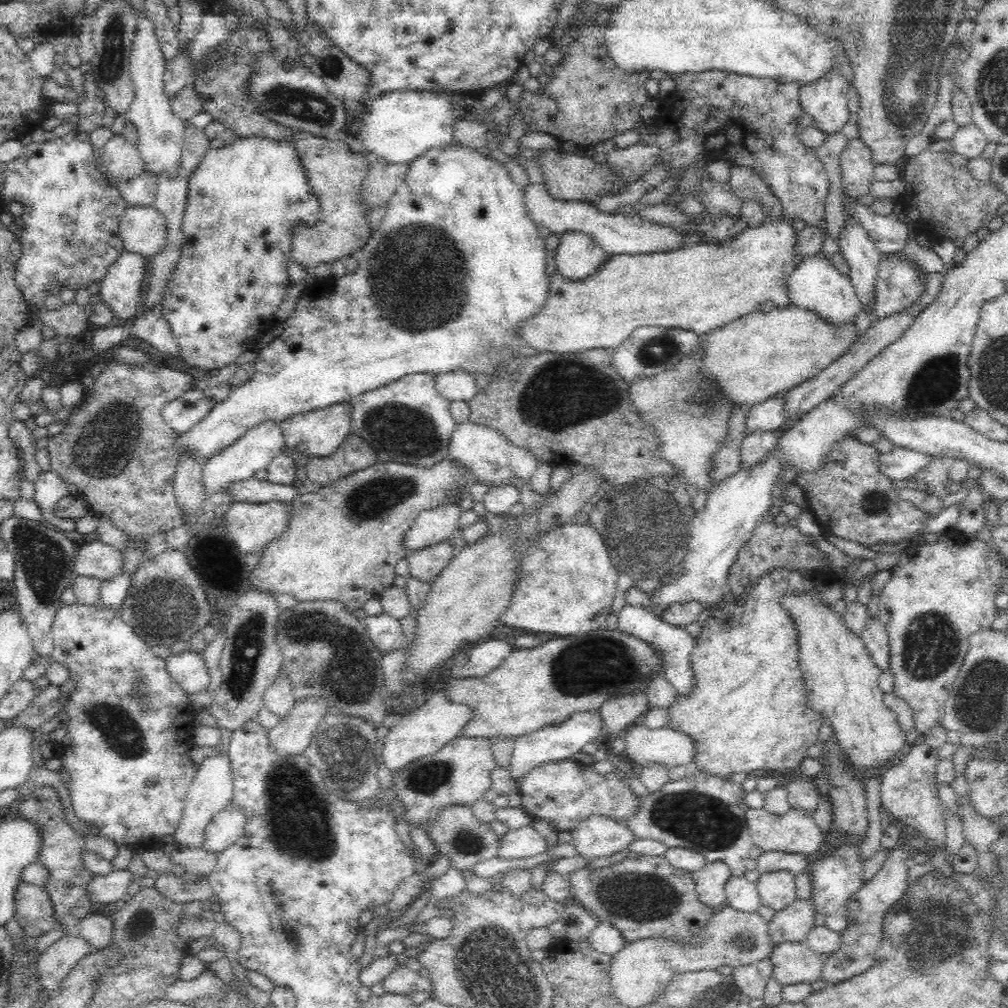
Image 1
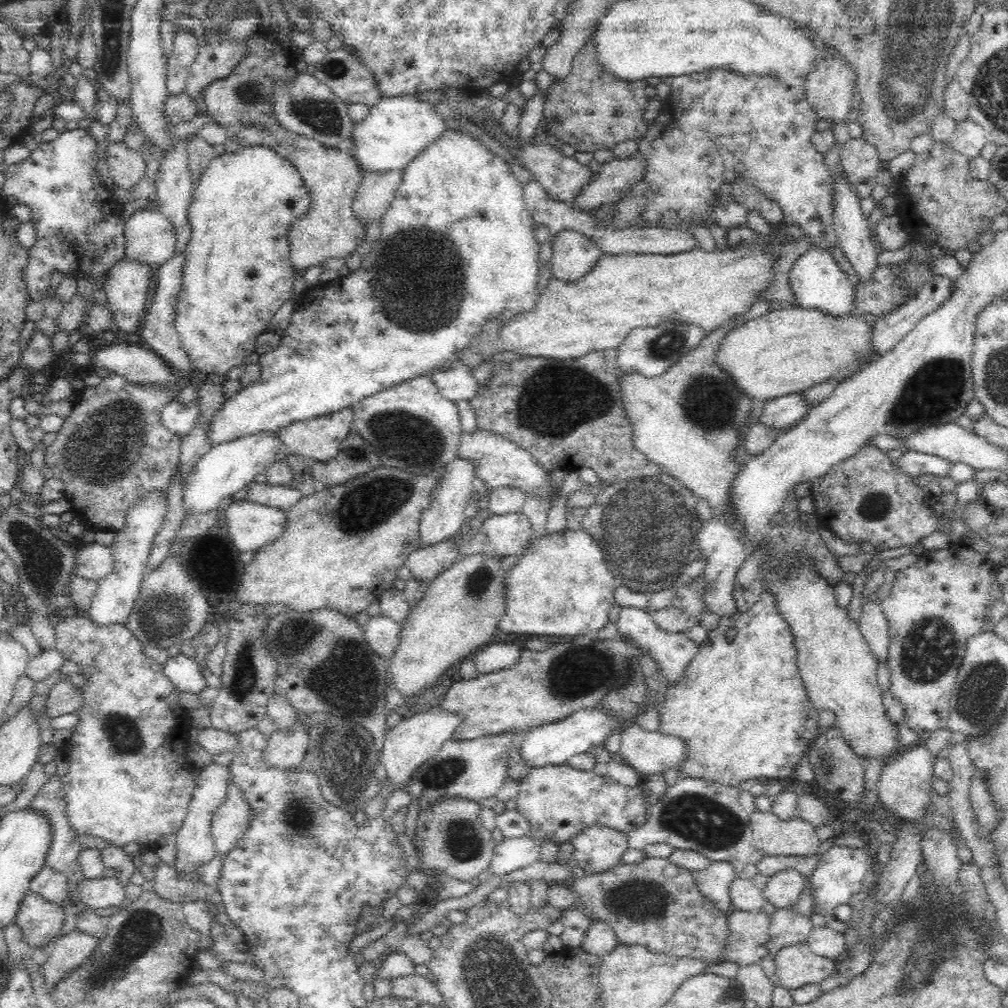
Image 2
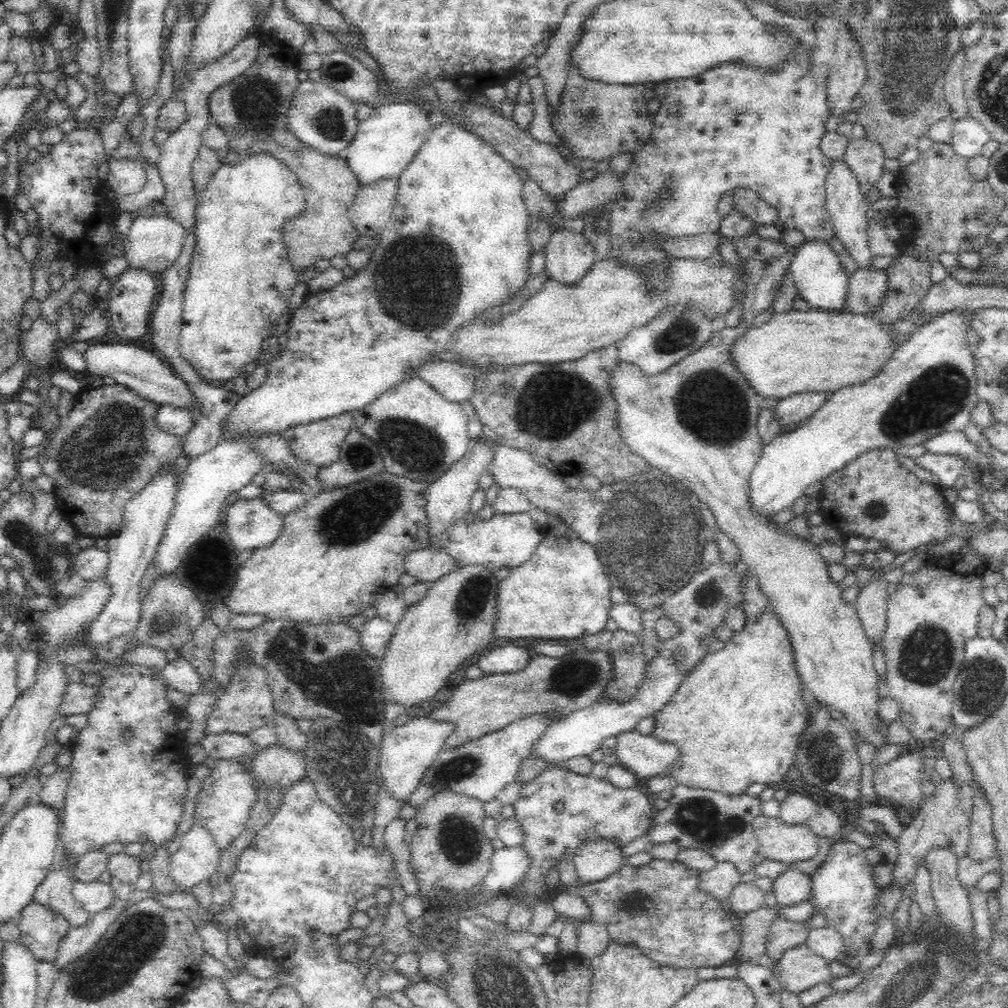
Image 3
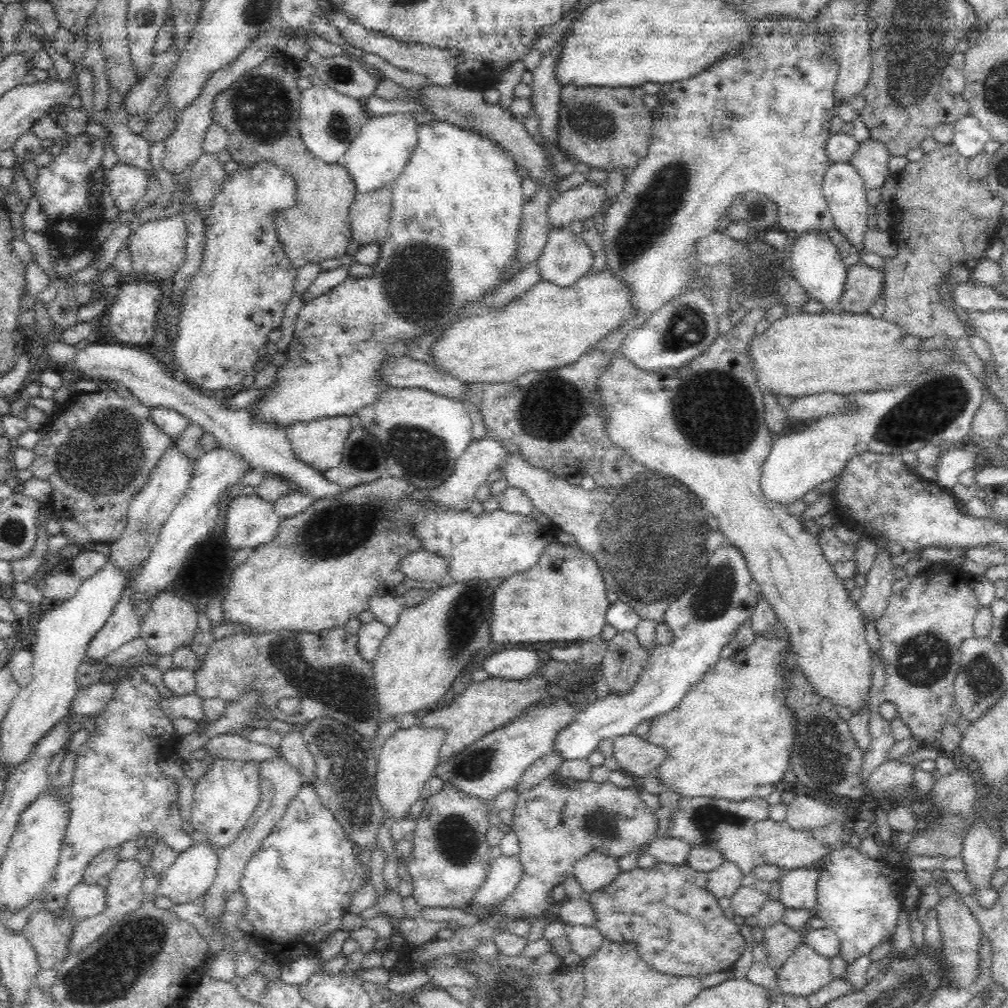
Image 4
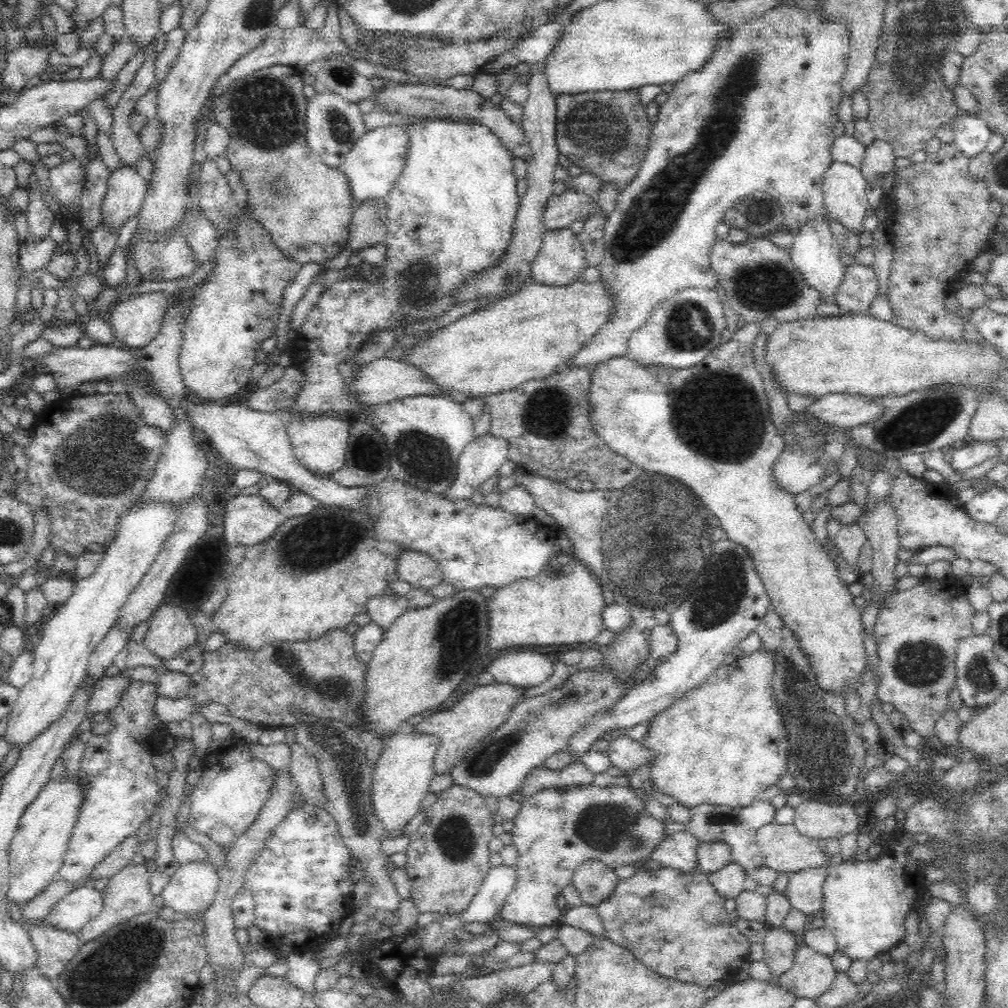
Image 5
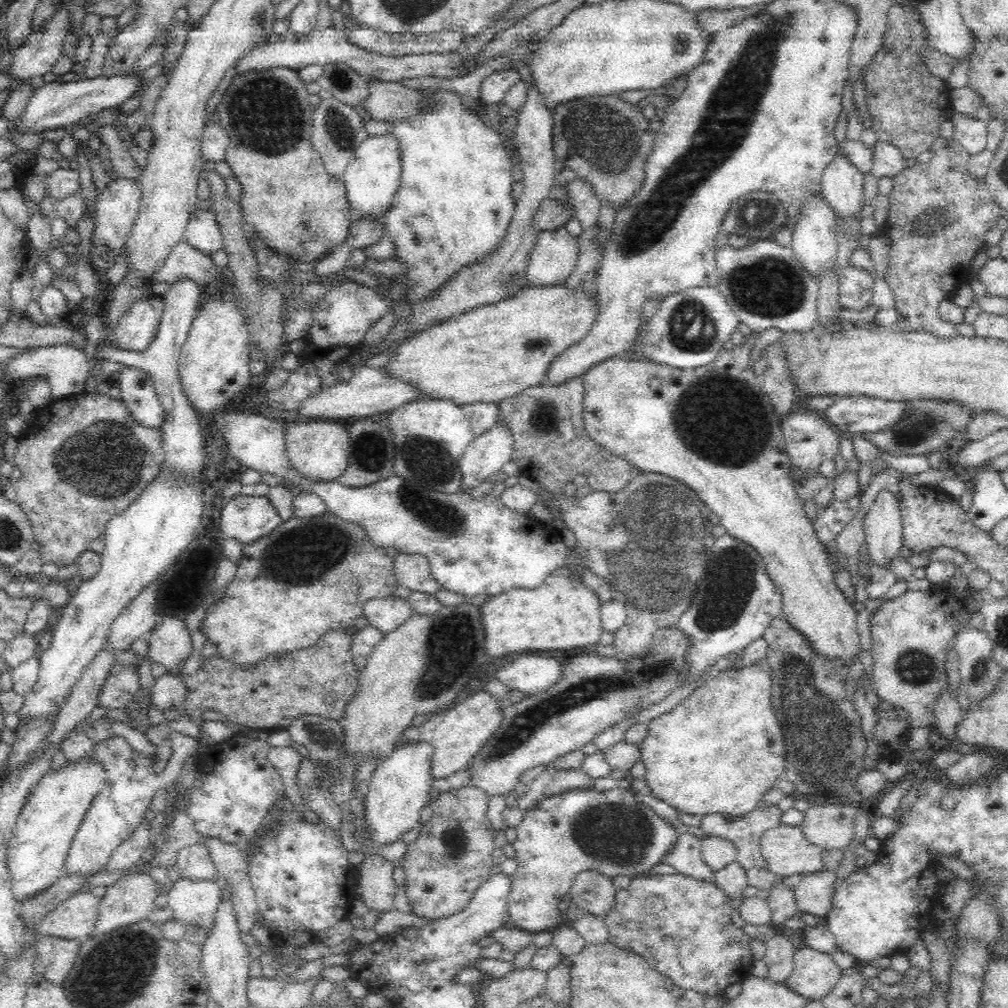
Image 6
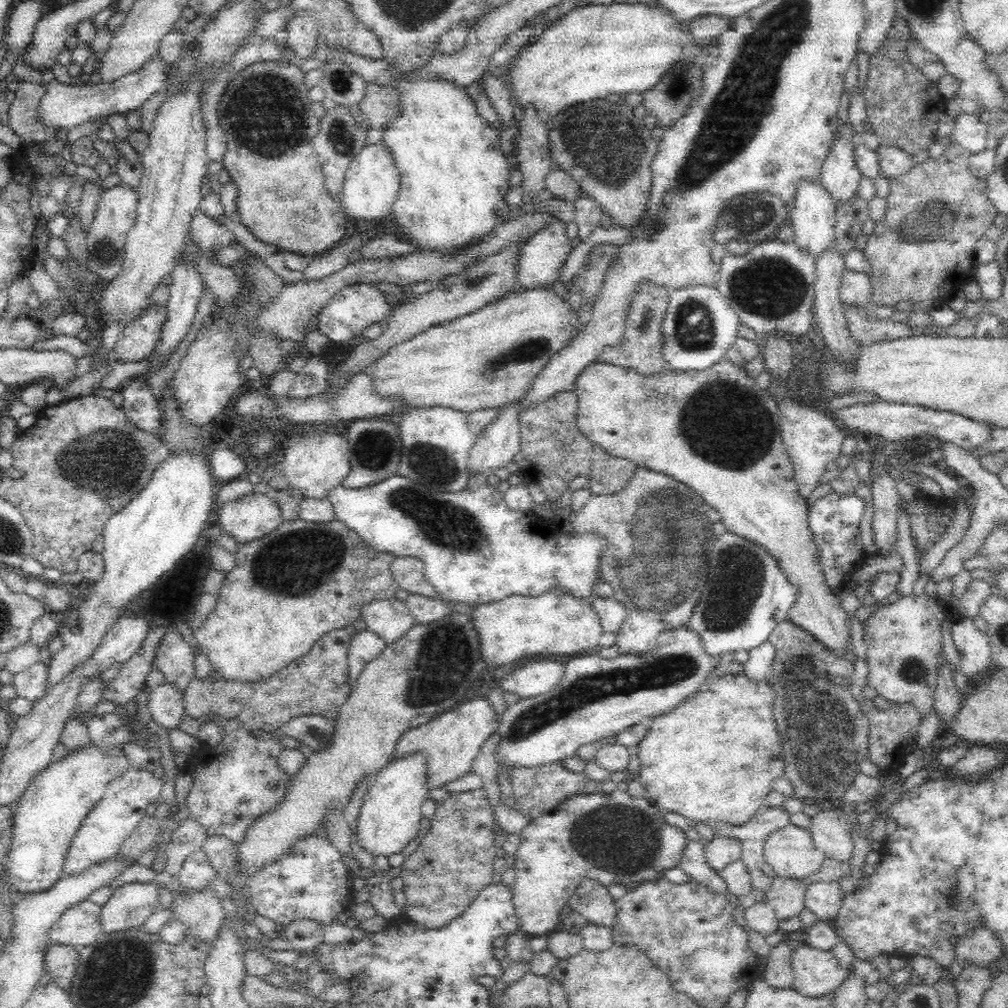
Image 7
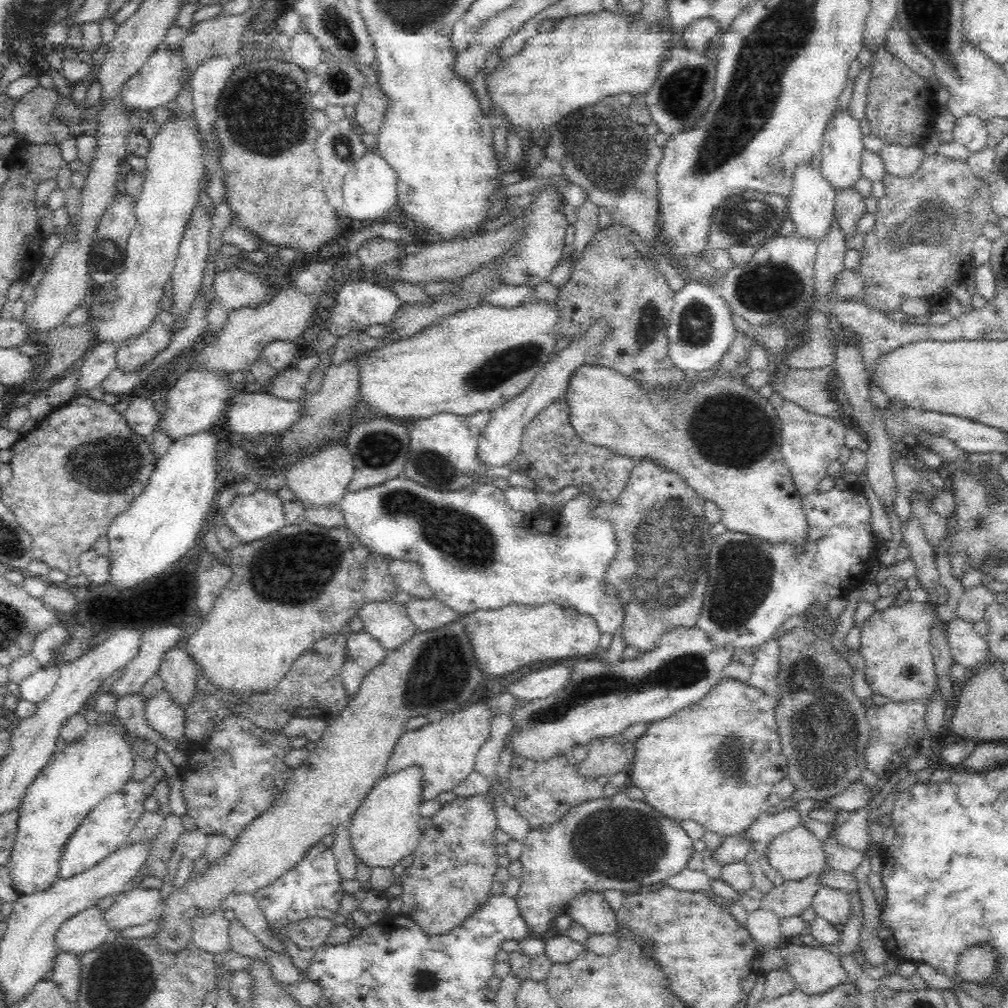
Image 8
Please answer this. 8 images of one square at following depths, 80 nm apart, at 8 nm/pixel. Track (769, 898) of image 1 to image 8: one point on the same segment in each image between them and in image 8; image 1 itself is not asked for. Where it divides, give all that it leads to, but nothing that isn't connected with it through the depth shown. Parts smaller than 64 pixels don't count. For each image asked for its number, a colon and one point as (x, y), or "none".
2: (782, 890)
3: (790, 888)
4: (798, 888)
5: (804, 890)
6: (812, 895)
7: (822, 898)
8: (832, 905)

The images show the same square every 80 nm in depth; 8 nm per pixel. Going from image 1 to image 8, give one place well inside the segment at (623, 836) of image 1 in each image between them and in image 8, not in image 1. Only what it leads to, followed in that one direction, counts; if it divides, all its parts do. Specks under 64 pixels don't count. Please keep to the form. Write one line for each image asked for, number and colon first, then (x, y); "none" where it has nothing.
2: (598, 849)
3: (596, 858)
4: (596, 869)
5: (595, 880)
6: (593, 892)
7: (592, 898)
8: (590, 908)

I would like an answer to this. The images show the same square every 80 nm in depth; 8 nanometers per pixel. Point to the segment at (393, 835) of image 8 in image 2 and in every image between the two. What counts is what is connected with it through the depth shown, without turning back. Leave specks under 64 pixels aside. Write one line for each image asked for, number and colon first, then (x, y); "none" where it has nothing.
2: (409, 744)
3: (407, 751)
4: (407, 760)
5: (401, 777)
6: (399, 789)
7: (389, 819)

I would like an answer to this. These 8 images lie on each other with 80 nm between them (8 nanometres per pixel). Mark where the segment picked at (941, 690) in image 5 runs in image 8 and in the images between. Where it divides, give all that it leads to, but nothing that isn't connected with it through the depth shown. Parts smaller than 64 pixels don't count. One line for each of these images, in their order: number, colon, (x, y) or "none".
6: (911, 634)
7: (903, 640)
8: (896, 644)

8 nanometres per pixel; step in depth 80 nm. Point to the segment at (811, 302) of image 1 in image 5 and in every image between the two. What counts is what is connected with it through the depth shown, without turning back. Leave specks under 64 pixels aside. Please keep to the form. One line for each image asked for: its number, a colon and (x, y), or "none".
2: (816, 281)
3: (819, 279)
4: (817, 267)
5: (814, 253)

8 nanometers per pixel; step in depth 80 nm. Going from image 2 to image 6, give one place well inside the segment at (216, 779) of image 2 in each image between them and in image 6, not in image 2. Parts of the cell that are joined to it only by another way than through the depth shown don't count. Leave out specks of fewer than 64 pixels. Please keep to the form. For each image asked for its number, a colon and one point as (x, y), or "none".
3: (197, 859)
4: (189, 879)
5: (191, 888)
6: (194, 901)

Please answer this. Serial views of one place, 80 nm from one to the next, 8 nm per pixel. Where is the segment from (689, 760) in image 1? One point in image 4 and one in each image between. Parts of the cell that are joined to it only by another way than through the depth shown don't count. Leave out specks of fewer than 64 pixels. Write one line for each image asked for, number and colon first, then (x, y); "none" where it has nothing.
2: (645, 752)
3: (647, 756)
4: (638, 757)

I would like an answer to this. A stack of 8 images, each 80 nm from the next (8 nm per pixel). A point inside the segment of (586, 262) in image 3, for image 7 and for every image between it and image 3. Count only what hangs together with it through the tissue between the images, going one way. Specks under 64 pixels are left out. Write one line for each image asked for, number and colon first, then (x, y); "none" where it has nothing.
4: (566, 258)
5: (561, 261)
6: (554, 258)
7: (543, 255)

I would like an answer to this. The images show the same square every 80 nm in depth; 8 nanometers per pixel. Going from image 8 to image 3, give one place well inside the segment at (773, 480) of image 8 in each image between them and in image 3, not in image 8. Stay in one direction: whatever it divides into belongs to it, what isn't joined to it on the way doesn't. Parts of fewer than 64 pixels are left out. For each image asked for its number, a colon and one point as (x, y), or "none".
3: (696, 421)
4: (702, 423)
5: (709, 427)
6: (714, 429)
7: (715, 431)

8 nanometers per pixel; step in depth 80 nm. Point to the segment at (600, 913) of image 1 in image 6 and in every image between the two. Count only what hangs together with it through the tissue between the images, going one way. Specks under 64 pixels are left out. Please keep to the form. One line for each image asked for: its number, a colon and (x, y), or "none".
2: (653, 902)
3: (660, 908)
4: (679, 928)
5: (673, 921)
6: (681, 927)

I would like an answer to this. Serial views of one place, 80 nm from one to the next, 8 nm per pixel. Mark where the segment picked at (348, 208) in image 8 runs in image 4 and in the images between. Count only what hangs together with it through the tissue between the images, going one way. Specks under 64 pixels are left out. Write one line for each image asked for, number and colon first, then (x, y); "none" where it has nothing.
4: (376, 157)
5: (373, 164)
6: (371, 177)
7: (371, 183)

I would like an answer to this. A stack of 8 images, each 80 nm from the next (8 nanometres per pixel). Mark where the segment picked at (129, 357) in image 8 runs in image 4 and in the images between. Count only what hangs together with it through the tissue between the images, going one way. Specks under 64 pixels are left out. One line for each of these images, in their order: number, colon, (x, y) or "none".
4: (131, 317)
5: (134, 322)
6: (135, 330)
7: (137, 339)

